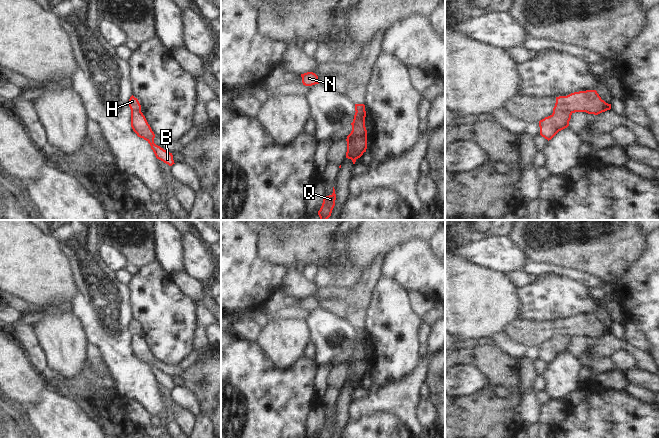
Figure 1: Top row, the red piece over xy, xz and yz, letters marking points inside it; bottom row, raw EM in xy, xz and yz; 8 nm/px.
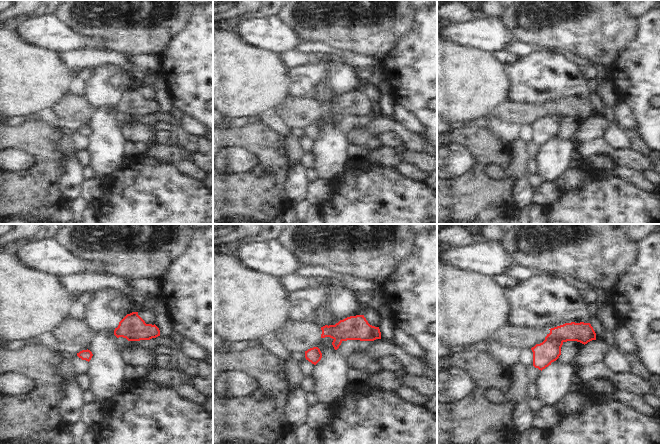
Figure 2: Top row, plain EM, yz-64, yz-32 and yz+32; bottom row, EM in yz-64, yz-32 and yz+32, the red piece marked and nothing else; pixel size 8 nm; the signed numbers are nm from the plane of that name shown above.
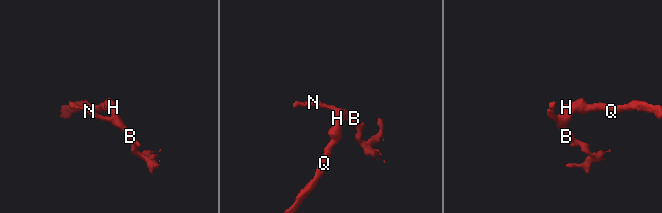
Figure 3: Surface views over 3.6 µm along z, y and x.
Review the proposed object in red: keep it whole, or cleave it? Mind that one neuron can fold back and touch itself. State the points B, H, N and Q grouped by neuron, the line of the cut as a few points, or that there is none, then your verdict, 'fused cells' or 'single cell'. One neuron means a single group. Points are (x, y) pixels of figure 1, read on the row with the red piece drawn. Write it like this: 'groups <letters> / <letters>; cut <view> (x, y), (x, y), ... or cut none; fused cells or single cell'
groups B N / H Q; cut yz (553, 111), (563, 110), (571, 113); fused cells

